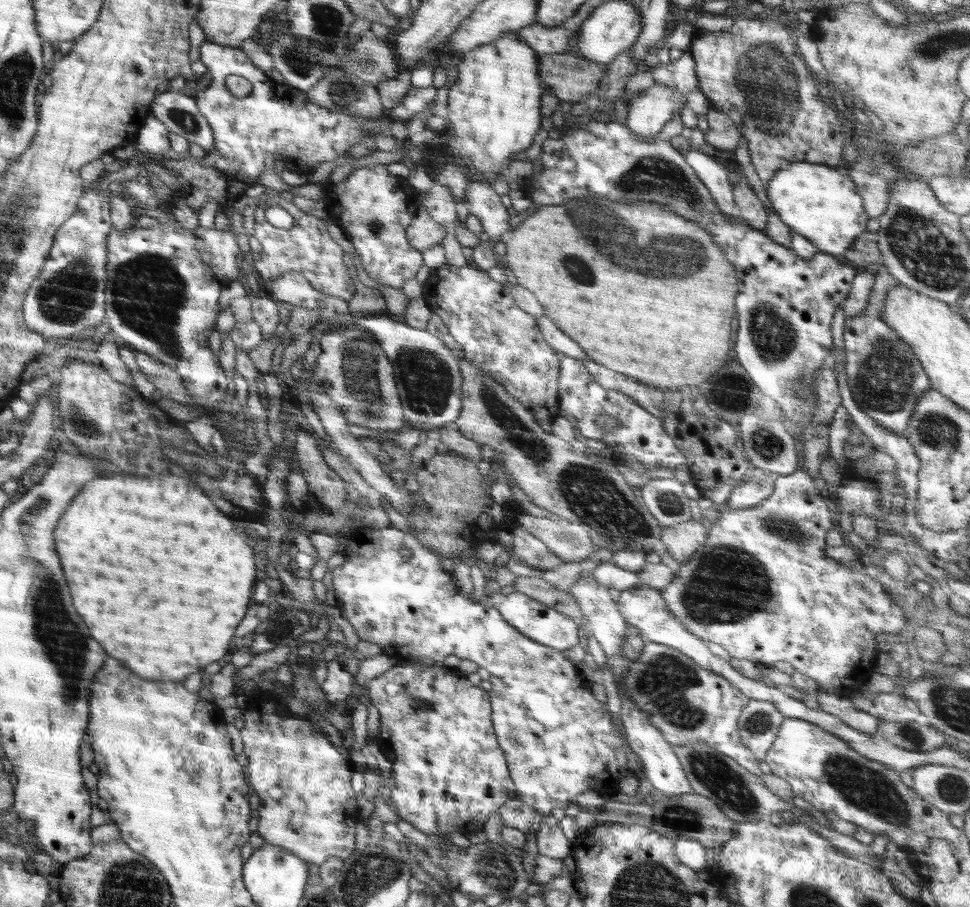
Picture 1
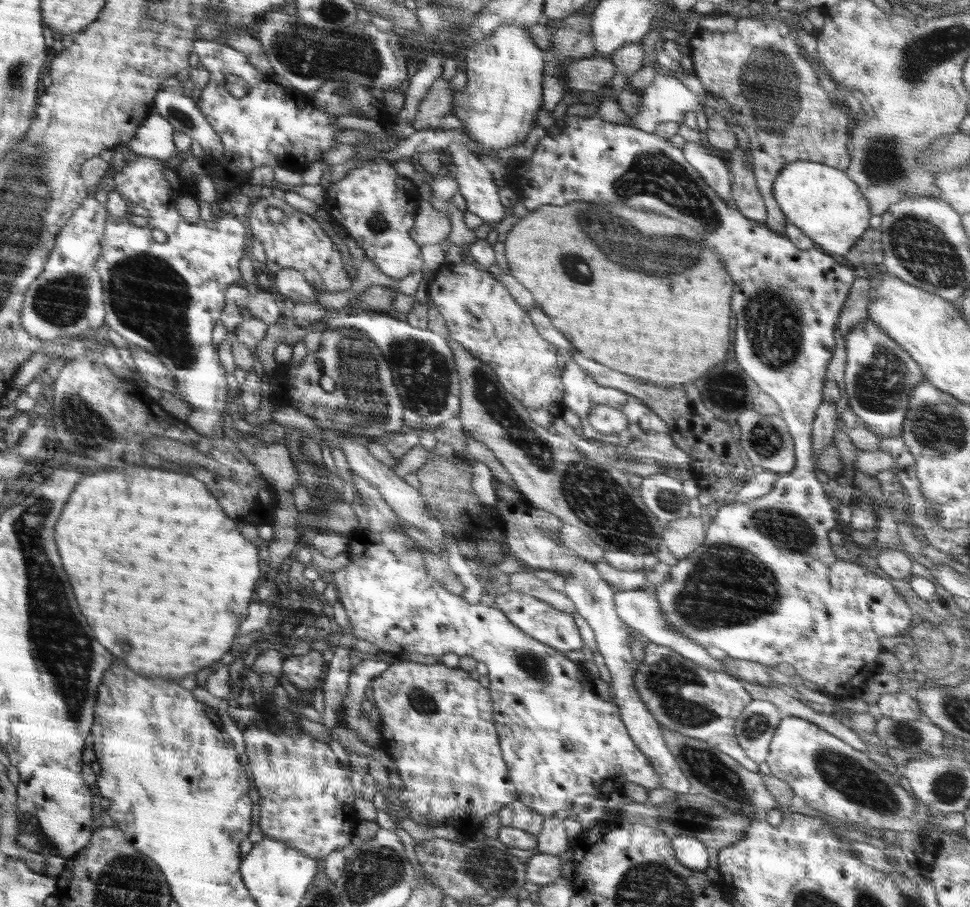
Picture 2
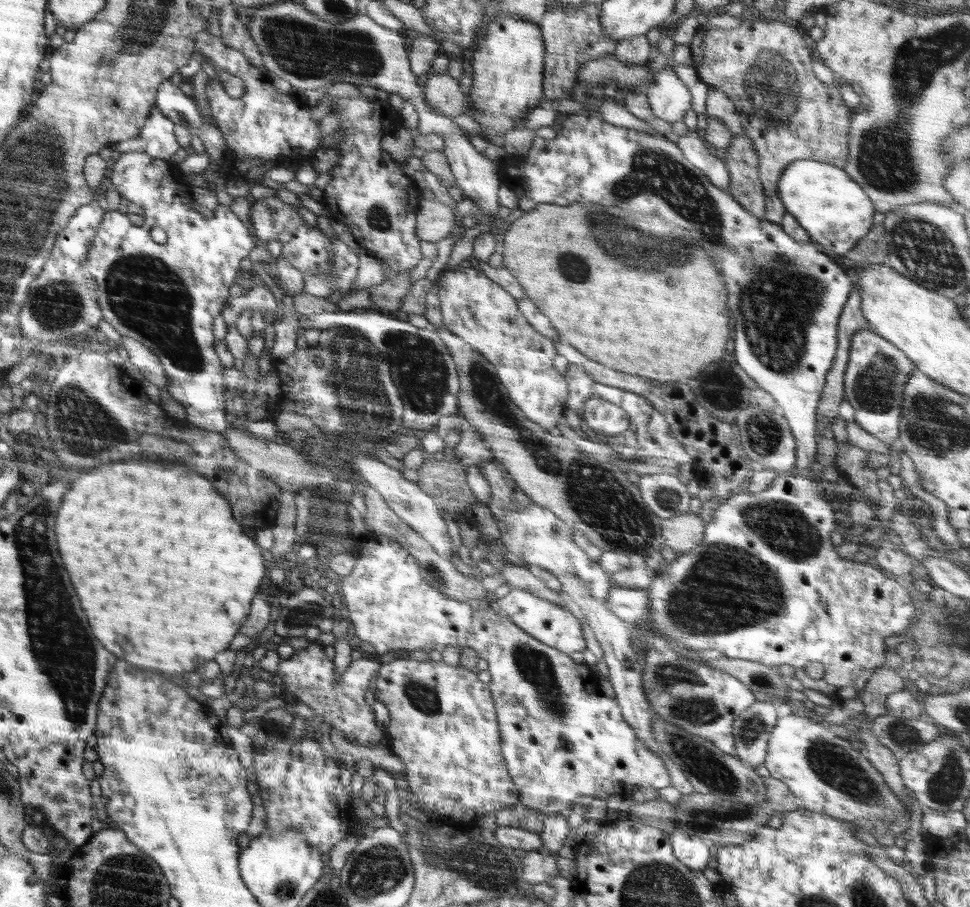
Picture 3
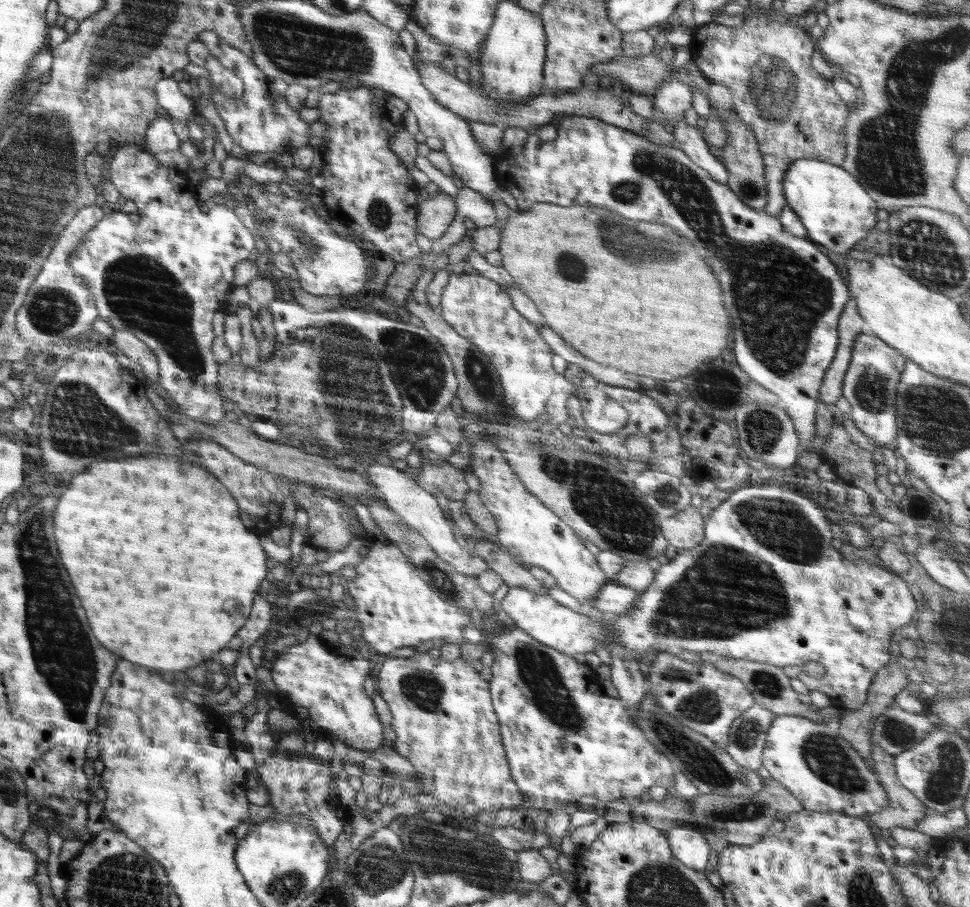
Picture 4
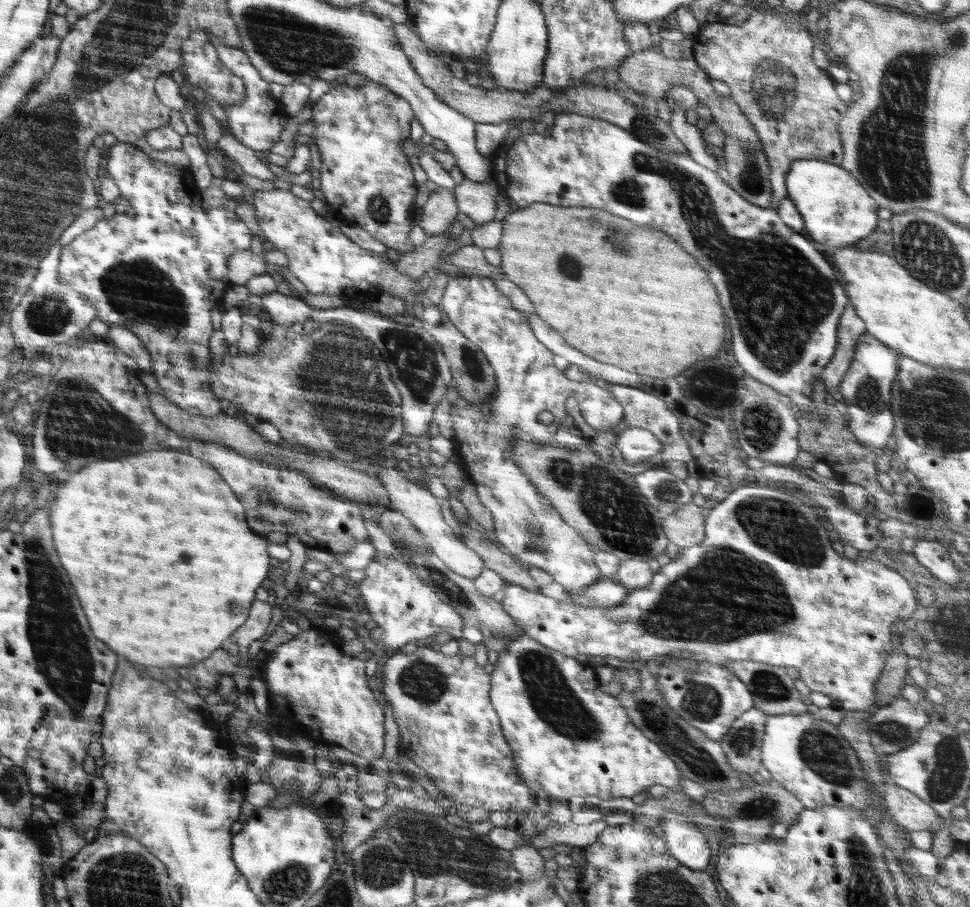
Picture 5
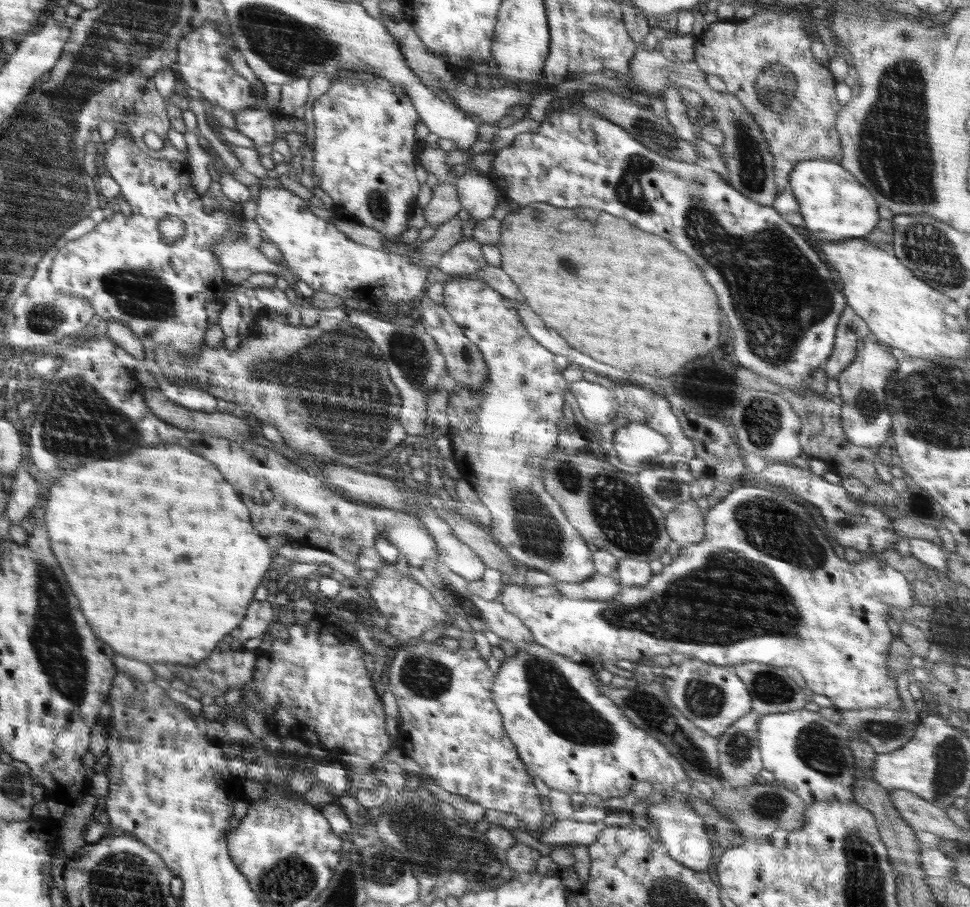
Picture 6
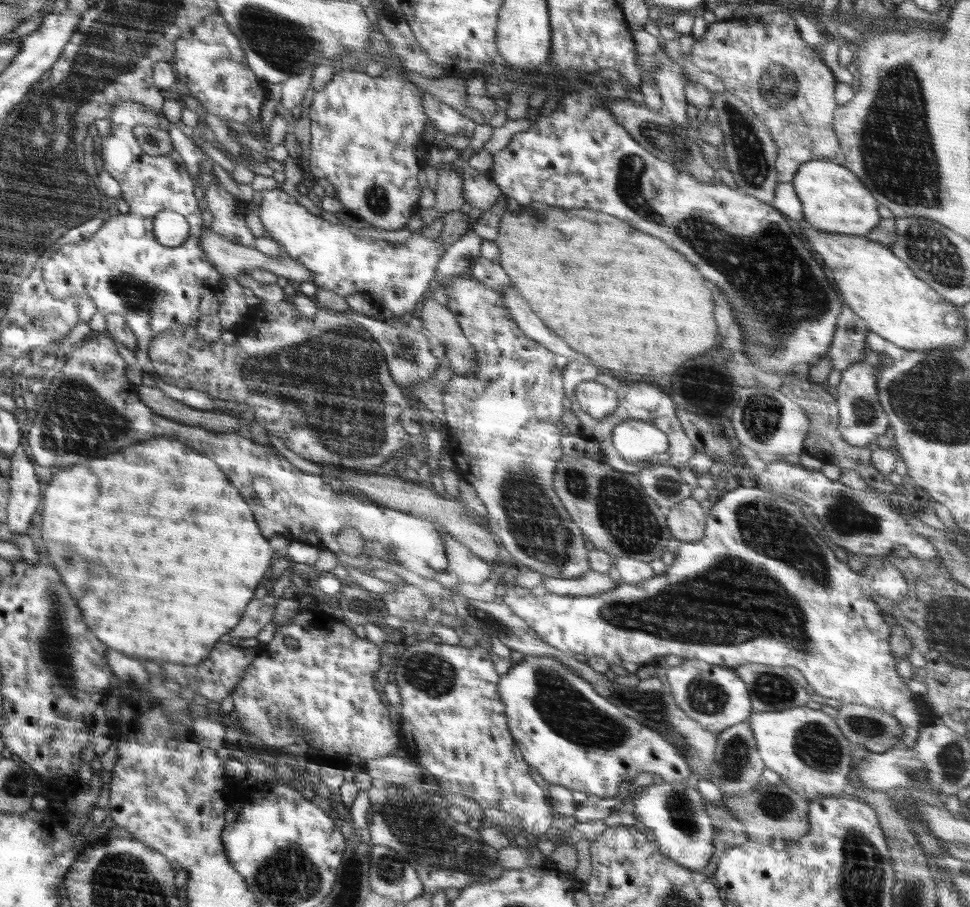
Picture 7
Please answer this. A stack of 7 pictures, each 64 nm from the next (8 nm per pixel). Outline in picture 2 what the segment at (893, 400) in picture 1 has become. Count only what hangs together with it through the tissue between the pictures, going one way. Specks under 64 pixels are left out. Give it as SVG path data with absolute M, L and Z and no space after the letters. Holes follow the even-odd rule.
M870 318L850 327L845 341L847 359L844 390L848 395L848 406L859 418L859 424L874 434L885 437L901 436L910 393L924 378L924 373L908 352Z

